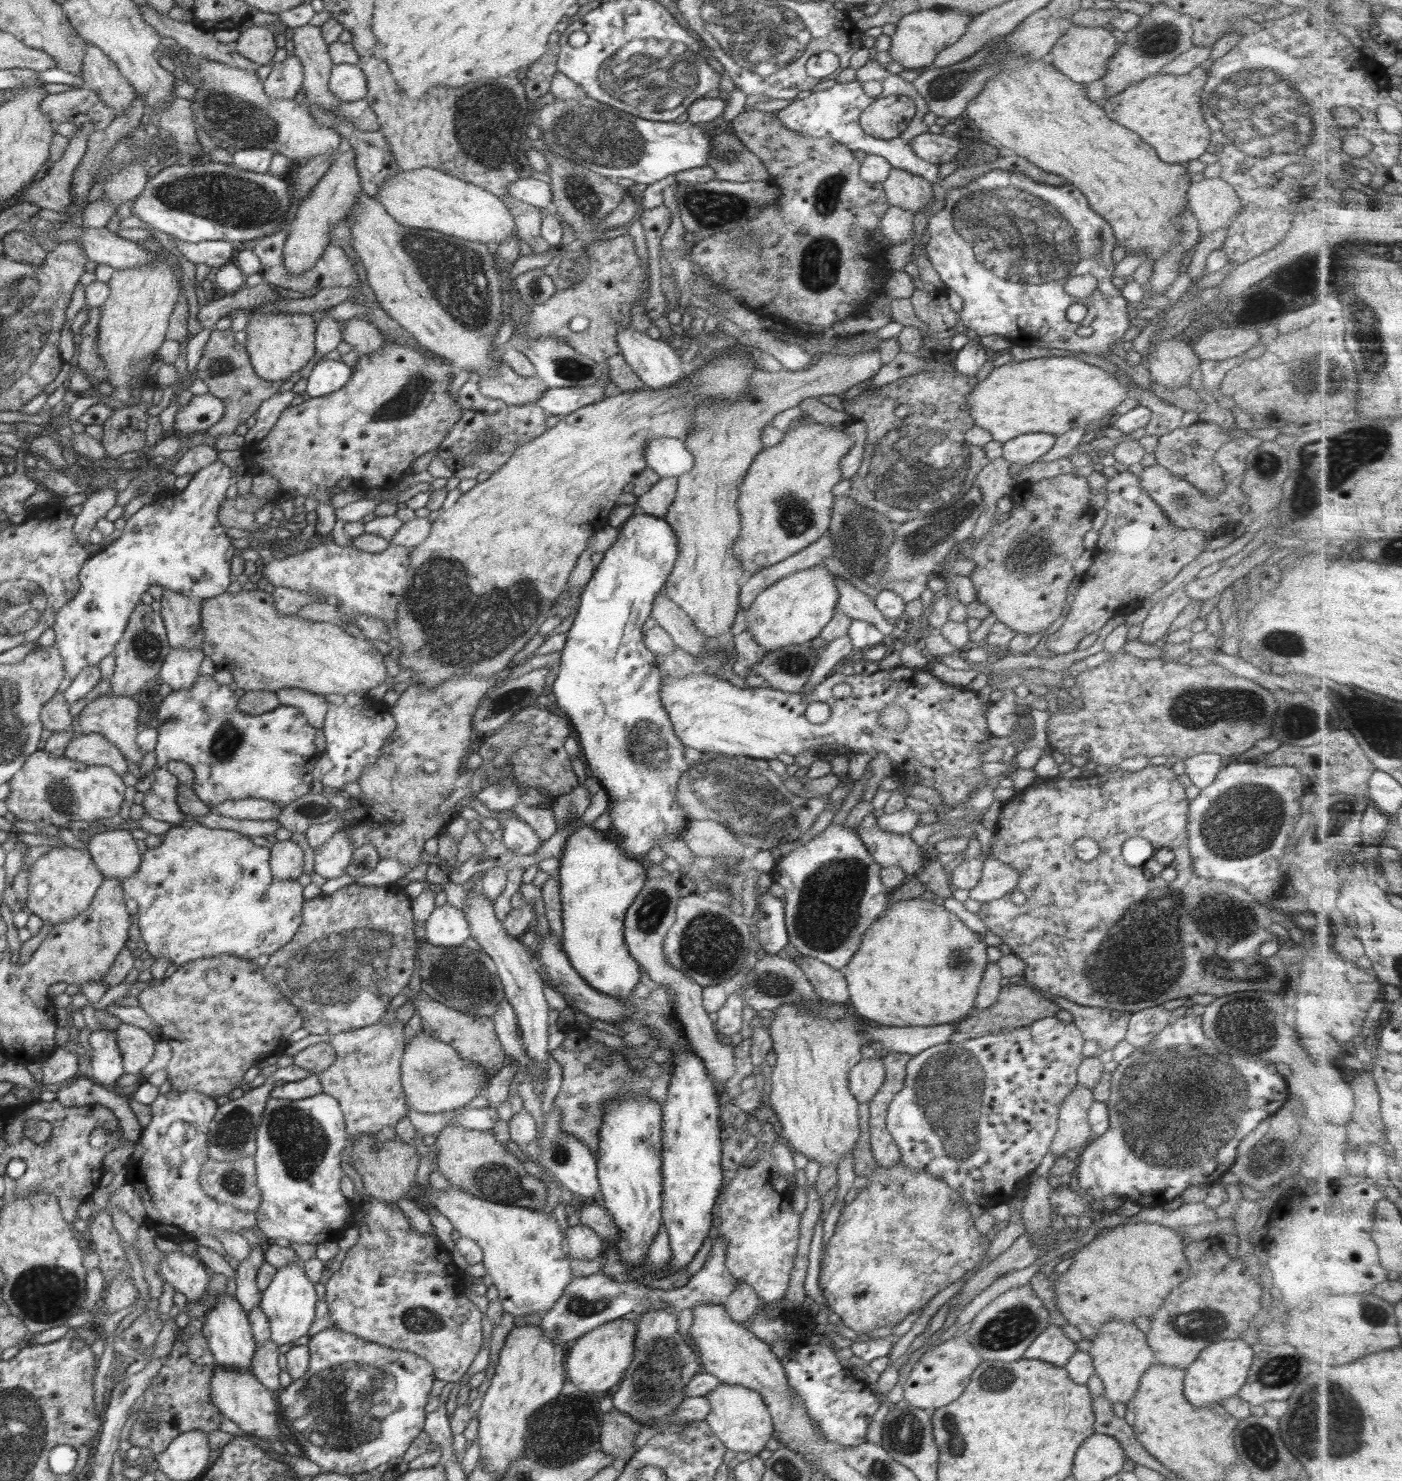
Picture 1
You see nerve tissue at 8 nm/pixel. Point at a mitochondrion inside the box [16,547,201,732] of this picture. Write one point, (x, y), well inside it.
(146, 647)

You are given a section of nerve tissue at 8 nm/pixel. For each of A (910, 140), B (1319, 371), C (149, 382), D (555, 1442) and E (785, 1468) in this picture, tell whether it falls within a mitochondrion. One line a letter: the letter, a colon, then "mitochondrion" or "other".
A: other
B: mitochondrion
C: other
D: mitochondrion
E: mitochondrion

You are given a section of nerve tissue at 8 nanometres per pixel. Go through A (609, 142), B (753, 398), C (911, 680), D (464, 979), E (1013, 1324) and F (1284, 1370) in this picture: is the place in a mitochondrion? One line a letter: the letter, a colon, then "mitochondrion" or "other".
A: mitochondrion
B: other
C: other
D: mitochondrion
E: mitochondrion
F: mitochondrion

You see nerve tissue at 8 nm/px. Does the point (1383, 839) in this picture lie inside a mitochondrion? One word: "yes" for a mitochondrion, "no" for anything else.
no

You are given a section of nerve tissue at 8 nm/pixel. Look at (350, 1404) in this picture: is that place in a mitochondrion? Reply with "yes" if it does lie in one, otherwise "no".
yes

